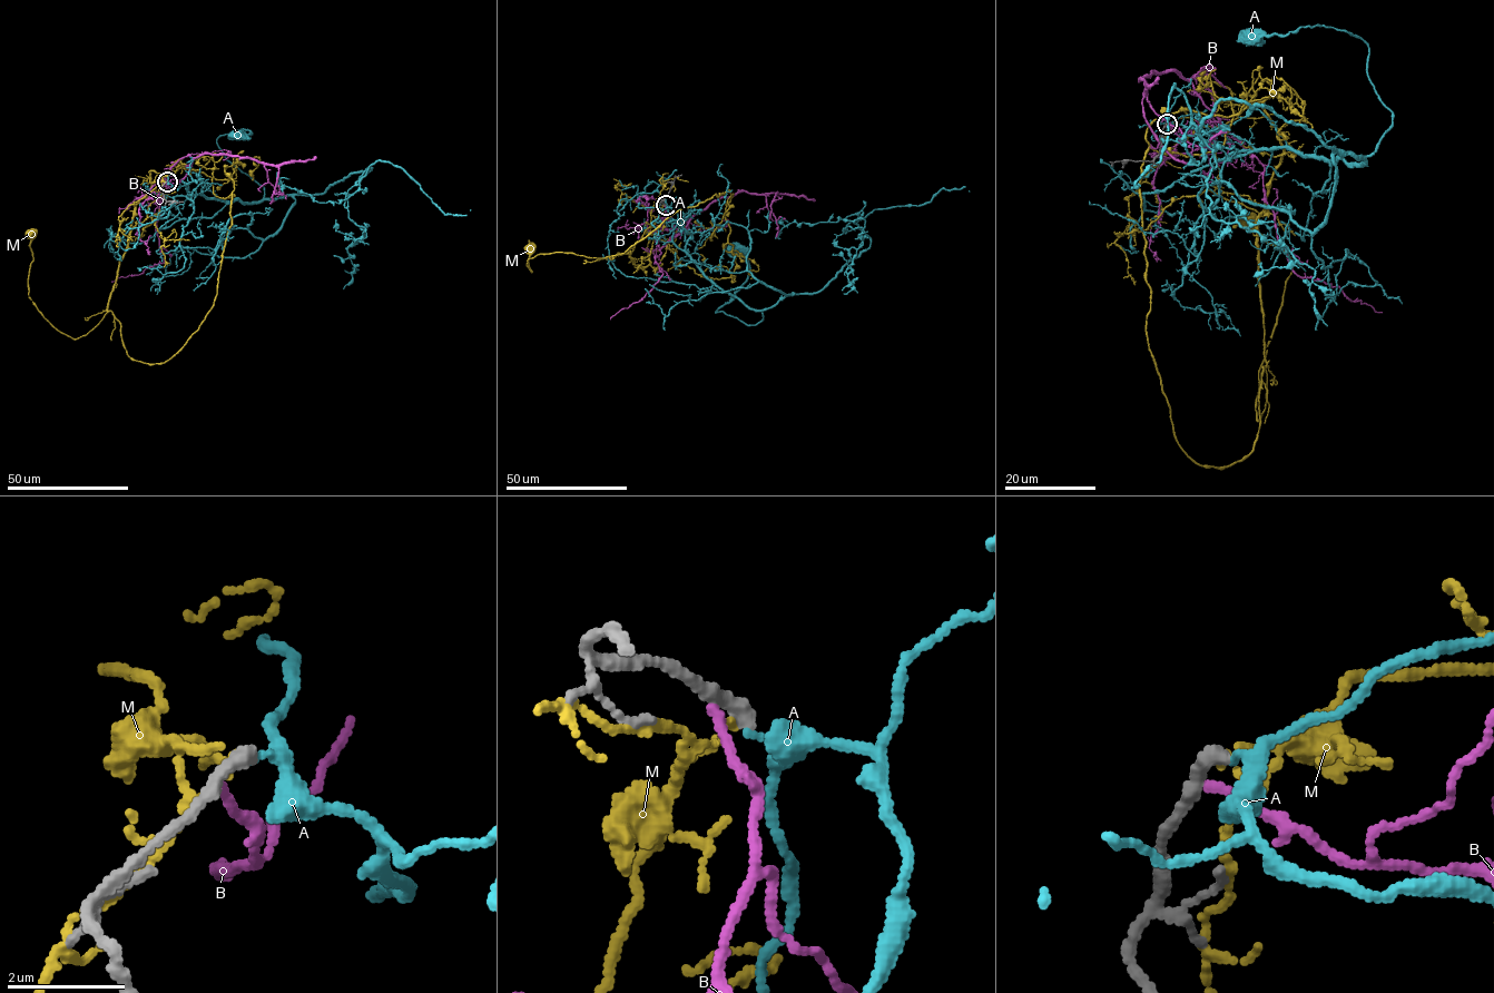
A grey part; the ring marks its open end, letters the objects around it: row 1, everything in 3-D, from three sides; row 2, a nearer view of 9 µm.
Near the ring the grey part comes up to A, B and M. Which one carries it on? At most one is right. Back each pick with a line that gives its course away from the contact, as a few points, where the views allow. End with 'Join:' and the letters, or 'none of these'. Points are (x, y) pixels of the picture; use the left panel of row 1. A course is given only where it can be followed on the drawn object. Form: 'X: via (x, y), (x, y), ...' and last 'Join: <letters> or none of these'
Join: none of these

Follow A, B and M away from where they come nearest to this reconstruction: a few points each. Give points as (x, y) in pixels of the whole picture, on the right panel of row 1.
A: (1167, 124), (1329, 160), (1375, 151), (1392, 112), (1362, 38), (1325, 26), (1250, 37)
B: (1166, 126), (1187, 133), (1215, 109), (1198, 75), (1197, 96), (1264, 167), (1264, 196), (1289, 266), (1382, 313)
M: (1167, 124), (1266, 117), (1283, 147), (1257, 220), (1266, 383), (1259, 420), (1258, 370), (1293, 262), (1251, 222)

